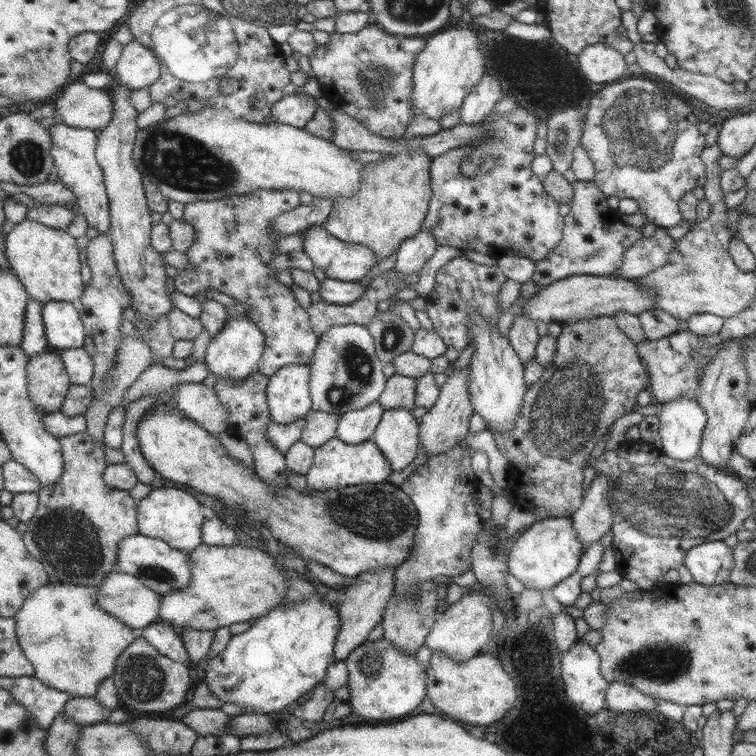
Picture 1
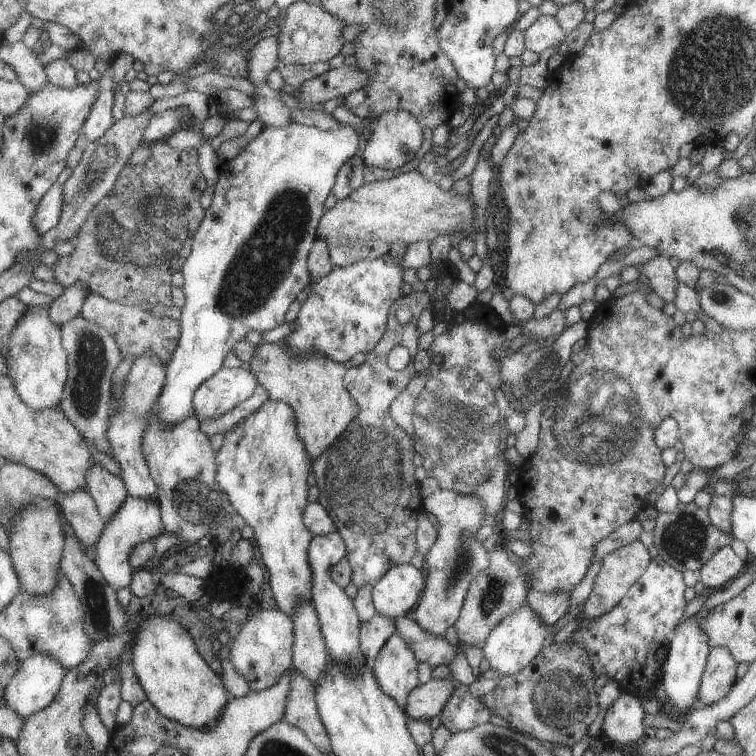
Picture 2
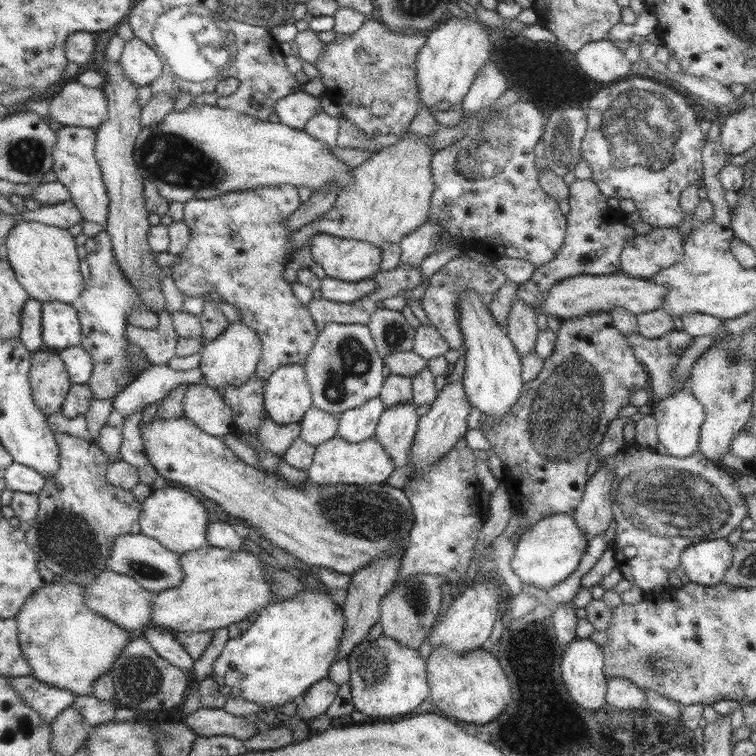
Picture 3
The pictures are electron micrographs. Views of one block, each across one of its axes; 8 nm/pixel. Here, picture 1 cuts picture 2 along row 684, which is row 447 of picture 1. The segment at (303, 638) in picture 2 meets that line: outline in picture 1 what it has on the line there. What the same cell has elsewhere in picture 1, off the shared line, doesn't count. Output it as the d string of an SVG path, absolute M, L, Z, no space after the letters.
M311 408L311 411L303 419L306 421L306 425L303 427L299 438L303 444L311 448L317 448L317 446L335 436L337 415L316 411Z

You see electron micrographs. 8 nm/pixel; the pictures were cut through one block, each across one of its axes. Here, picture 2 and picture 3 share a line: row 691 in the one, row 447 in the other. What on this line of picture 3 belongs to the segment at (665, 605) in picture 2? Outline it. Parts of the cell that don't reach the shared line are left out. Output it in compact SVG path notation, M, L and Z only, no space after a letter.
M630 442L613 455L598 460L599 469L613 474L610 491L612 517L616 523L614 537L614 559L622 578L633 586L641 588L645 595L662 593L668 585L669 571L679 567L679 556L683 550L698 544L727 537L733 528L747 516L745 500L733 486L731 476L715 468L696 451L688 458L674 458L656 453L654 448Z

